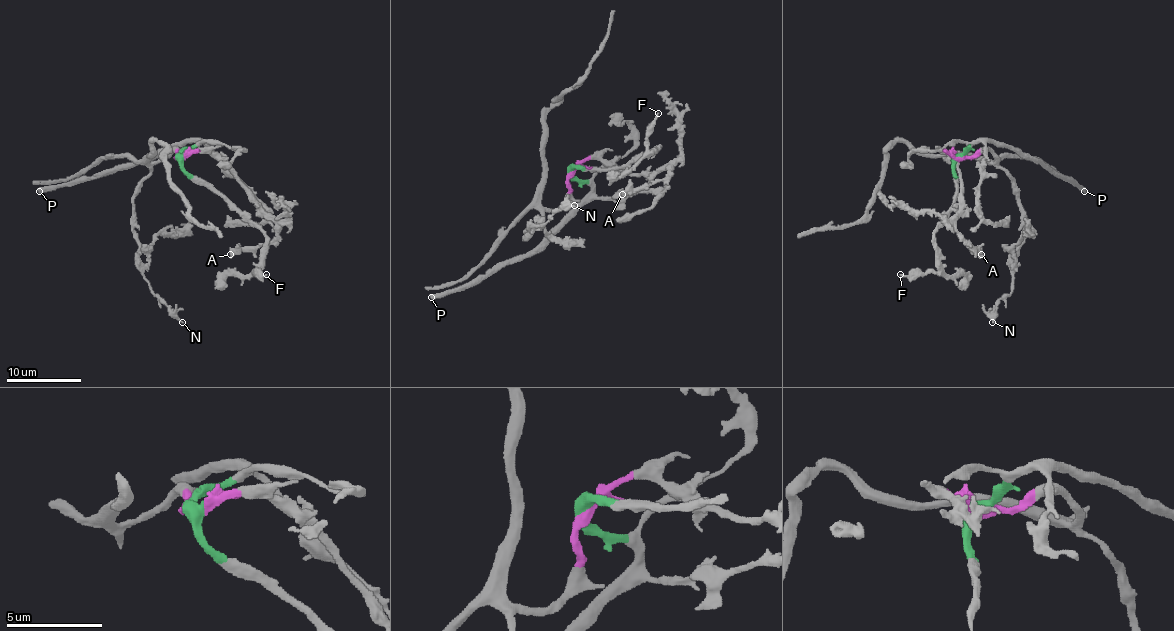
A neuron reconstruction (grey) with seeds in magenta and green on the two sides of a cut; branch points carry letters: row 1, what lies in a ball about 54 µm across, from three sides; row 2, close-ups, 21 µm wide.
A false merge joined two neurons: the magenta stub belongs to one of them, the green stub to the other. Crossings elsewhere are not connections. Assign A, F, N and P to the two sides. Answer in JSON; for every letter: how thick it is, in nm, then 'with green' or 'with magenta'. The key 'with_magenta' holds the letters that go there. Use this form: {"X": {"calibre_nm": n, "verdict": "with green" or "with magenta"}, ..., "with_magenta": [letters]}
{"A": {"calibre_nm": 550, "verdict": "with magenta"}, "F": {"calibre_nm": 160, "verdict": "with green"}, "N": {"calibre_nm": 170, "verdict": "with magenta"}, "P": {"calibre_nm": 480, "verdict": "with green"}, "with_magenta": ["A", "N"]}

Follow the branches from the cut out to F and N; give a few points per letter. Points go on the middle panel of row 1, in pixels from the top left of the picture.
F: (572, 171), (574, 167), (627, 167), (642, 160), (655, 149), (649, 151), (647, 126), (659, 113)
N: (572, 171), (565, 201), (546, 209), (524, 237), (533, 225), (543, 225), (554, 212), (574, 205)

